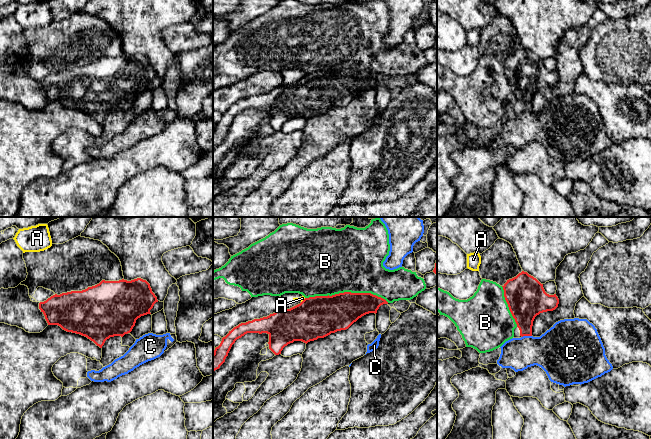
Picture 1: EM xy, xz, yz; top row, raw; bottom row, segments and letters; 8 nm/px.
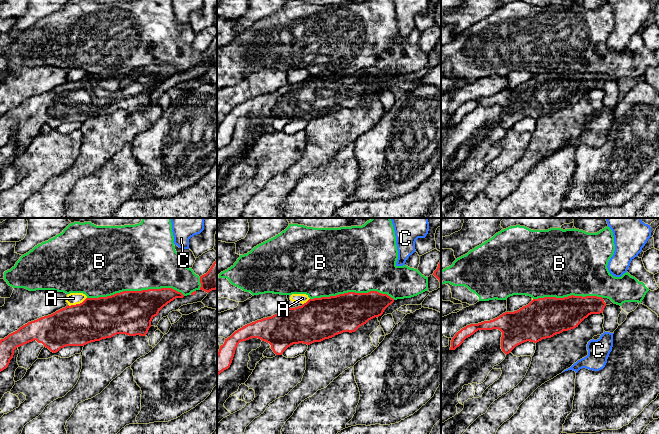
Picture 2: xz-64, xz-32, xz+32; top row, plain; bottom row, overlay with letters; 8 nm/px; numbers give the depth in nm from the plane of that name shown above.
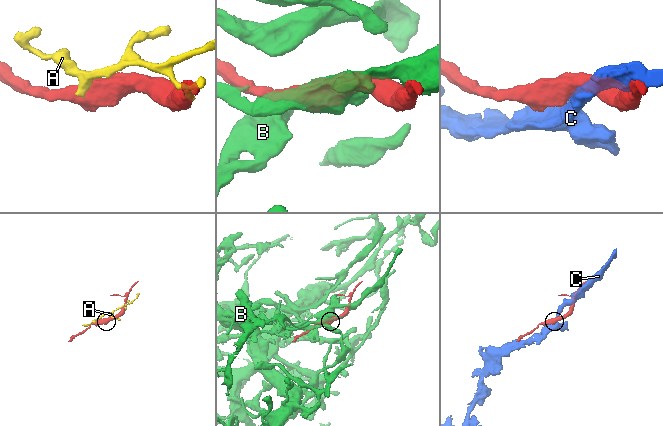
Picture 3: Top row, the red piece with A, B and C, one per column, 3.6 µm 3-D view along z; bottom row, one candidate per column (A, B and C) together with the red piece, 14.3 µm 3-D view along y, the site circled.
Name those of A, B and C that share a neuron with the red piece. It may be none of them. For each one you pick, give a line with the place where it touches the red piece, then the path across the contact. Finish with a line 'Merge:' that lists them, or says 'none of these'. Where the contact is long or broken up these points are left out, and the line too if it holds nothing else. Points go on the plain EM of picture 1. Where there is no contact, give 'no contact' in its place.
Merge: none of these

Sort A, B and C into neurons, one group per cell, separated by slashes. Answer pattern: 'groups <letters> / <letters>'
groups A / B / C

